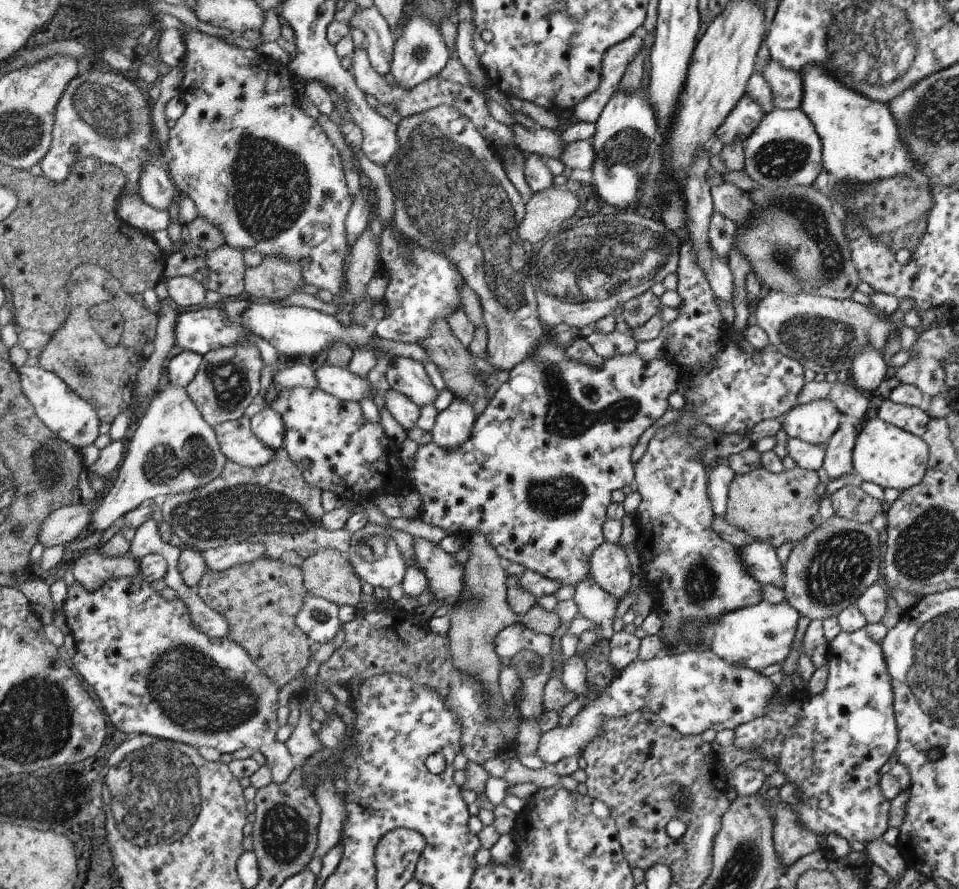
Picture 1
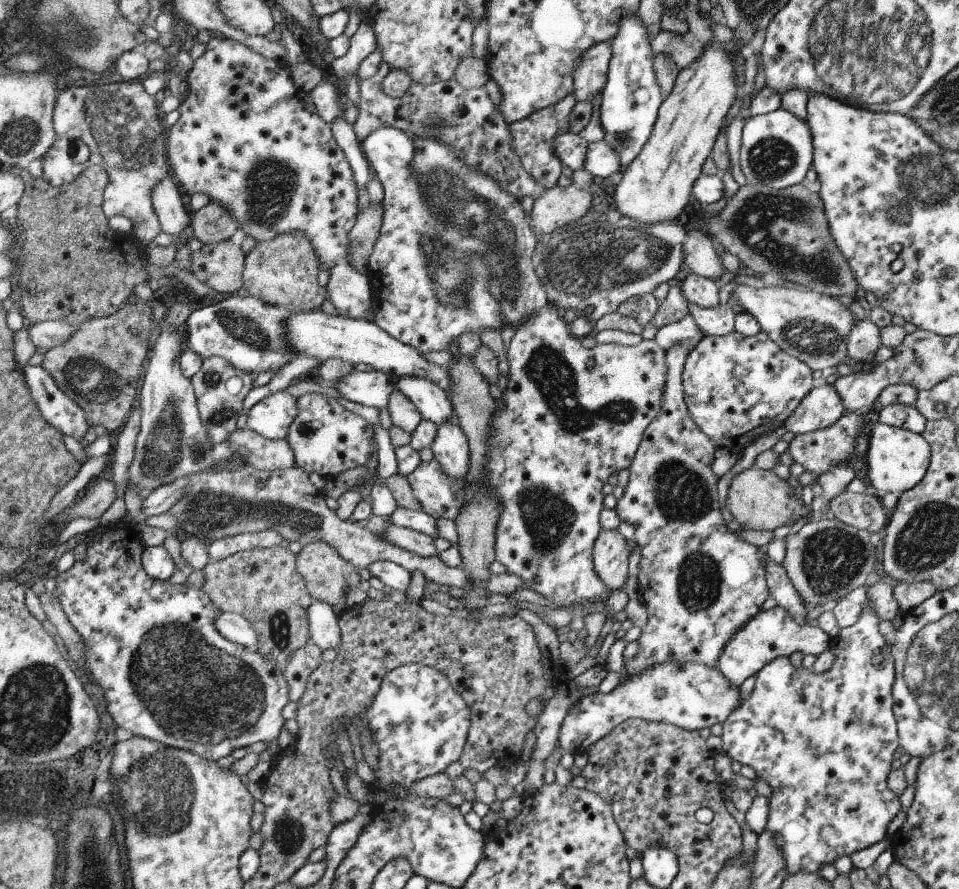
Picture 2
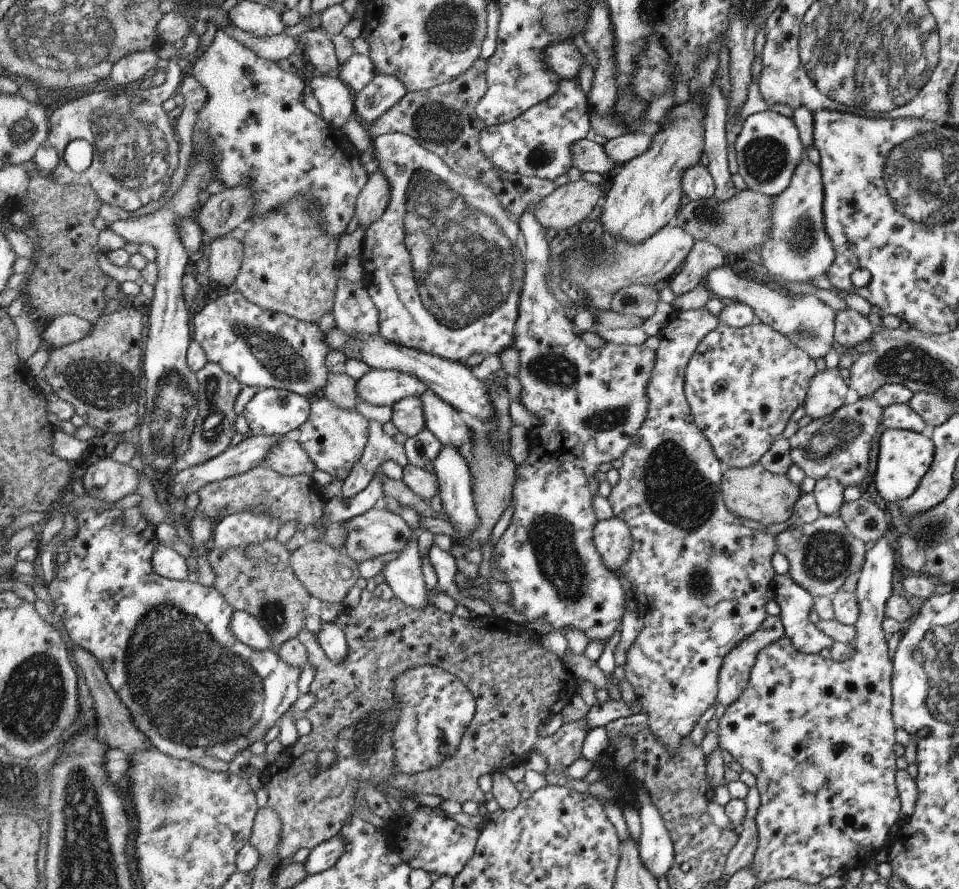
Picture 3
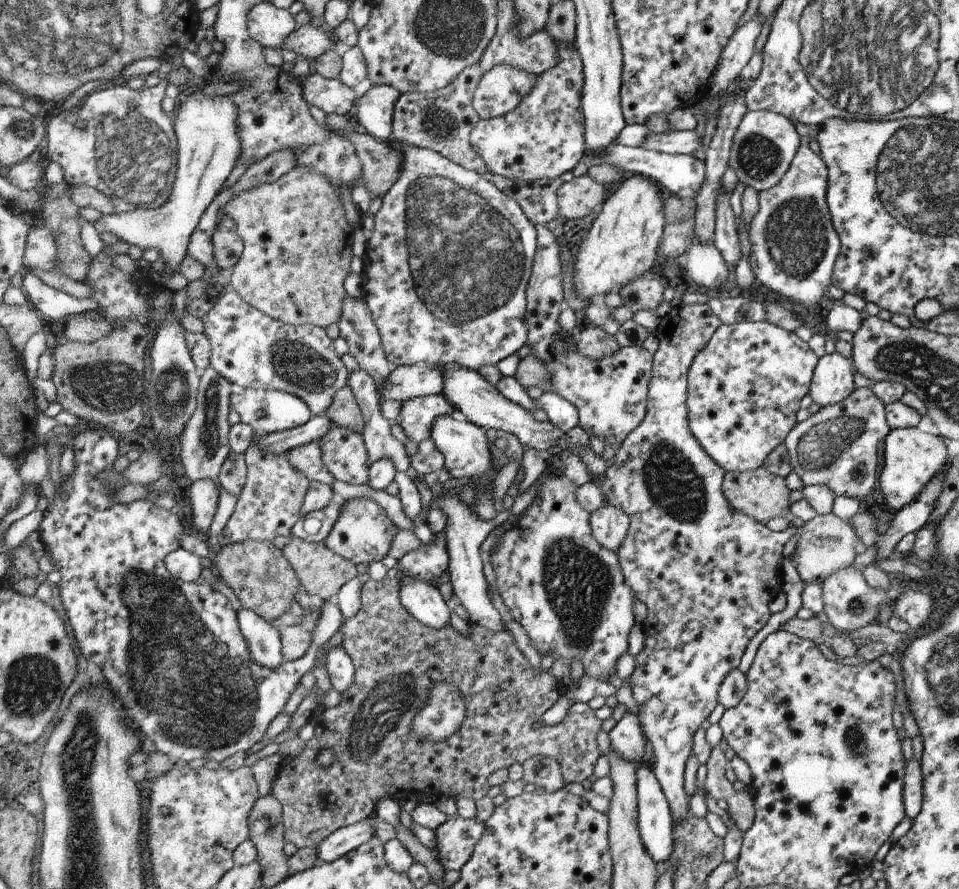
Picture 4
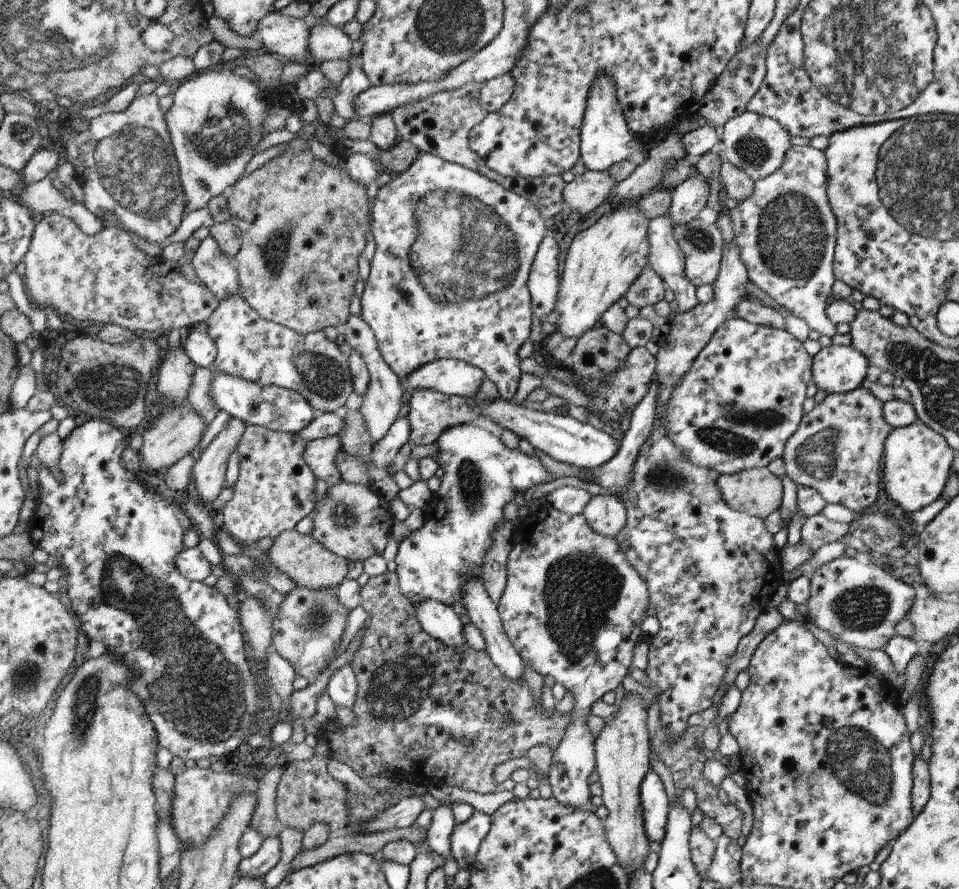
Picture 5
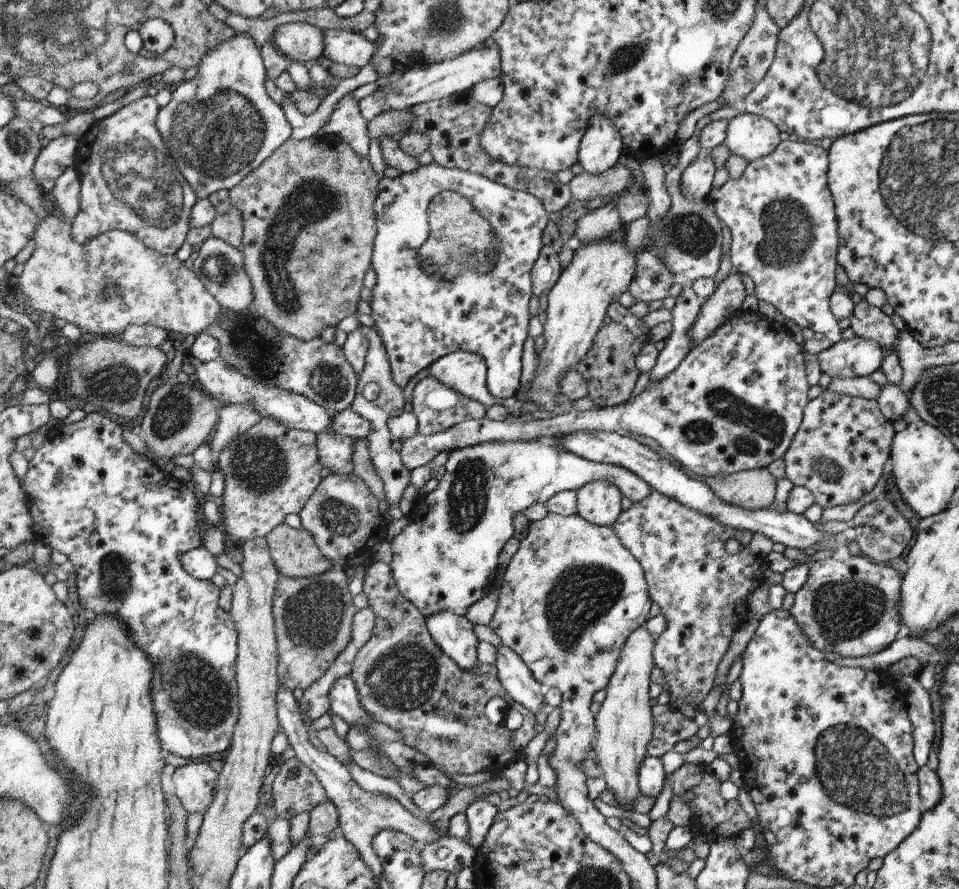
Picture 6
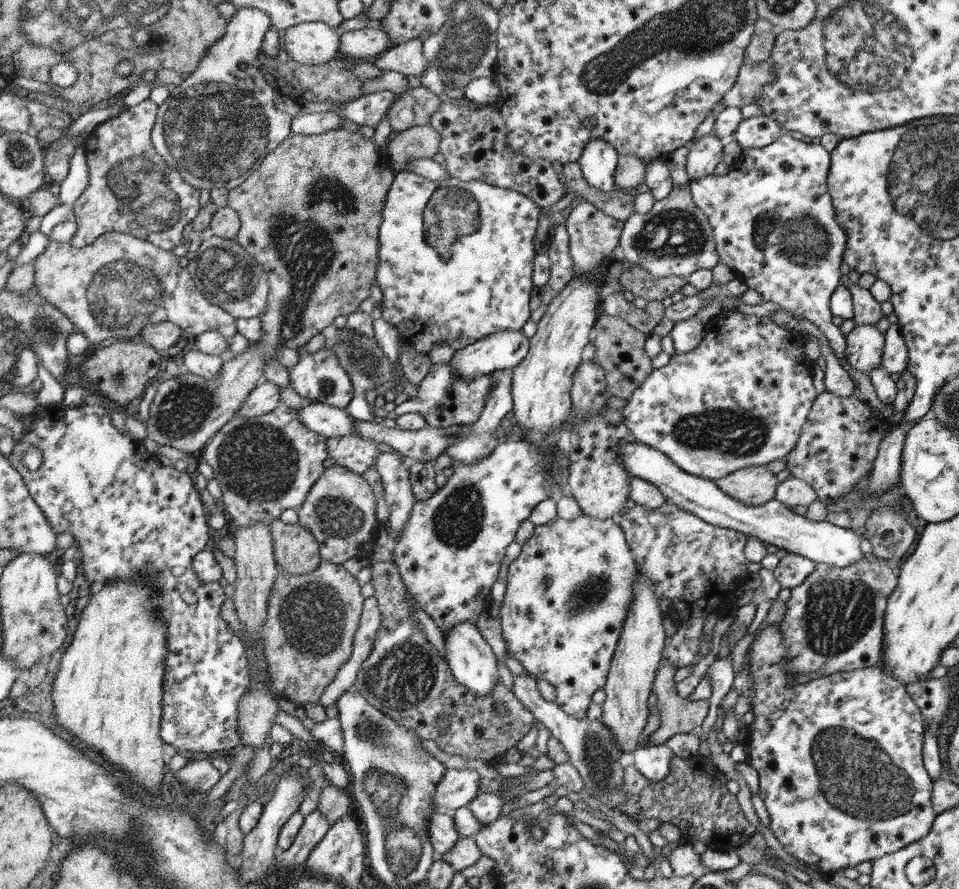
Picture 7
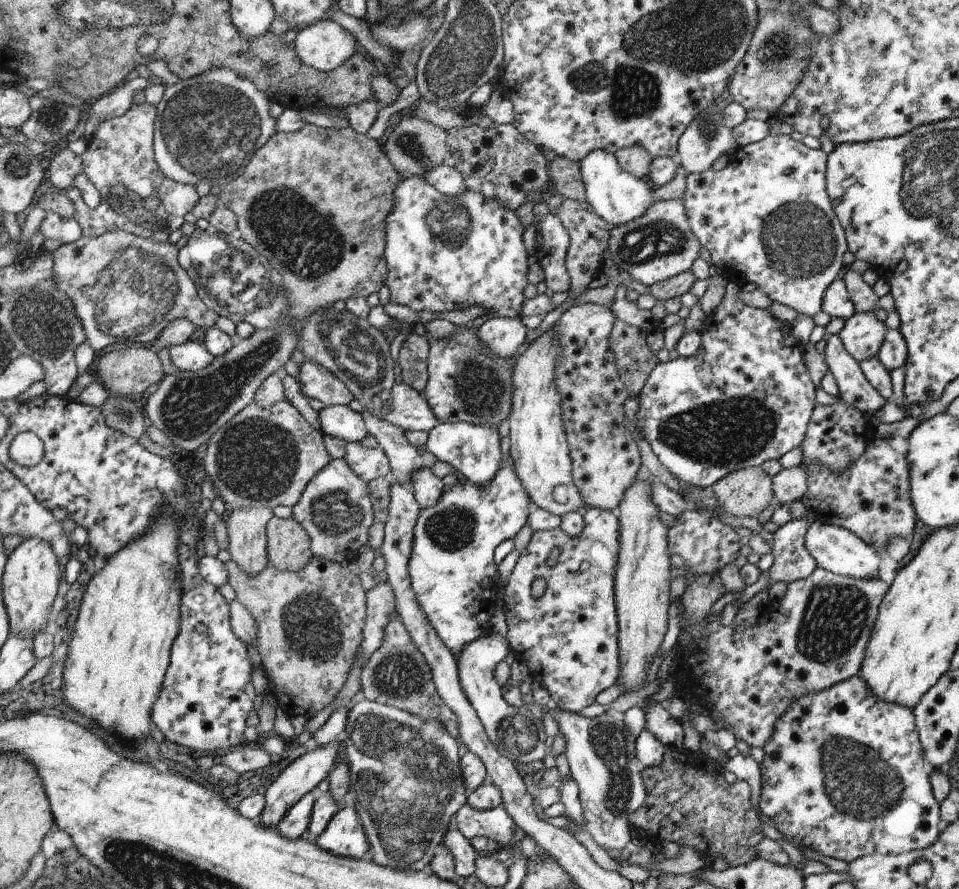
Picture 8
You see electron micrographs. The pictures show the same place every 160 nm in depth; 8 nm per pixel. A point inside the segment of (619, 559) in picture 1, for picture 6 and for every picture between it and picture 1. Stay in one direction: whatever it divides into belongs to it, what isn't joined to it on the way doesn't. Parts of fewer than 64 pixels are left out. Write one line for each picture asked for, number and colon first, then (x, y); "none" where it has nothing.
2: (611, 551)
3: (612, 538)
4: (610, 525)
5: (607, 515)
6: (598, 502)

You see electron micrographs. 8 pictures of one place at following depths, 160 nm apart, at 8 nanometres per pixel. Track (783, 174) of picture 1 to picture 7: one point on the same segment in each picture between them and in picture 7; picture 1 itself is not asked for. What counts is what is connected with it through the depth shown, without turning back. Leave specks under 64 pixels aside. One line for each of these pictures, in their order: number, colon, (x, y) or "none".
2: (777, 148)
3: (768, 150)
4: (765, 143)
5: (756, 145)
6: (753, 137)
7: (756, 132)

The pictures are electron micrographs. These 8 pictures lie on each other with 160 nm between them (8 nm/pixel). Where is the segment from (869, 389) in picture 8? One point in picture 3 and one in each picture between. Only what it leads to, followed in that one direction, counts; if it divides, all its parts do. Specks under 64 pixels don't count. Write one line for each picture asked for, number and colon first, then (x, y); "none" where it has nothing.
3: (799, 250)
4: (794, 246)
5: (786, 231)
6: (781, 214)
7: (773, 219)

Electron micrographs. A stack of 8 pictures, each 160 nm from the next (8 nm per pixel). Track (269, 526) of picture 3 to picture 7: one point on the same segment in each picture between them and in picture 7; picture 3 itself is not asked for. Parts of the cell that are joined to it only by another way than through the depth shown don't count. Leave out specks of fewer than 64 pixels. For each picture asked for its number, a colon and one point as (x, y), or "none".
4: (269, 505)
5: (275, 488)
6: (270, 472)
7: (265, 465)

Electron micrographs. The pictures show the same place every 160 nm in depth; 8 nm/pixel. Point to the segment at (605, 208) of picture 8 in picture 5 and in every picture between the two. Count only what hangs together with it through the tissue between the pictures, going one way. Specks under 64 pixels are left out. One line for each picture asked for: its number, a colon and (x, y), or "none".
5: (606, 140)
6: (602, 147)
7: (599, 162)

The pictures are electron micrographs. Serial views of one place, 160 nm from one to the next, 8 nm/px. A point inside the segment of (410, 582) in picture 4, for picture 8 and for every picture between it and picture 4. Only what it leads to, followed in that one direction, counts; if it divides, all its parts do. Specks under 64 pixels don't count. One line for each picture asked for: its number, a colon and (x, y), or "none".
5: (439, 621)
6: (454, 634)
7: (472, 661)
8: (516, 733)

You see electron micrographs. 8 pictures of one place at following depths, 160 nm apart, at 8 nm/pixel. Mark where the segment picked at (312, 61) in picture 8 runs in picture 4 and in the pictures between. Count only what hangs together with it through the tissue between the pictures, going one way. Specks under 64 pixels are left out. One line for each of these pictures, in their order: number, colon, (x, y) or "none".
4: (269, 26)
5: (286, 37)
6: (300, 41)
7: (311, 43)

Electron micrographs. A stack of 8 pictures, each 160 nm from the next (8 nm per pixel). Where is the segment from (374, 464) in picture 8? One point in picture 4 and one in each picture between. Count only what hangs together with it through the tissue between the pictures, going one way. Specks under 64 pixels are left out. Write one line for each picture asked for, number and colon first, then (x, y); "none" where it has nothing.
4: (308, 459)
5: (322, 455)
6: (335, 451)
7: (352, 452)

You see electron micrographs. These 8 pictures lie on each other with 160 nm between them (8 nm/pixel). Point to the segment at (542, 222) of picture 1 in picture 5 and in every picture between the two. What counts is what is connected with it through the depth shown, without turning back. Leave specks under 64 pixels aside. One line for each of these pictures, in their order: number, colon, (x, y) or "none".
2: (557, 206)
3: (566, 205)
4: (577, 198)
5: (585, 193)

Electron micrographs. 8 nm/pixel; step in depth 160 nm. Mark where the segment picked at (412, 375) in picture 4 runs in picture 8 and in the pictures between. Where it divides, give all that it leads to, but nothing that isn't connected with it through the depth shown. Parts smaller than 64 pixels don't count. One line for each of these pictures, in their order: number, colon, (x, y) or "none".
5: (450, 376)
6: (466, 372)
7: (505, 350)
8: (504, 335)

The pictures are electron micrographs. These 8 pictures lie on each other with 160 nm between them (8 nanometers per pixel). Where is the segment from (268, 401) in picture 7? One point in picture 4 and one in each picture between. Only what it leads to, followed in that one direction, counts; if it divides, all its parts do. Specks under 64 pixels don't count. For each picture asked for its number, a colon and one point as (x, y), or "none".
4: (204, 494)
5: (209, 471)
6: (235, 420)

